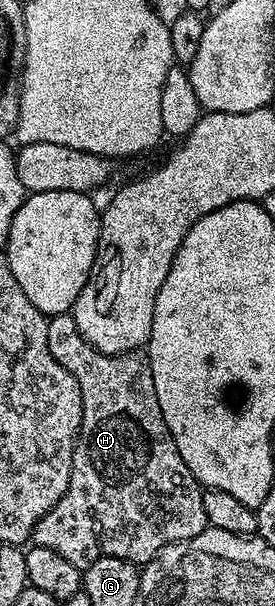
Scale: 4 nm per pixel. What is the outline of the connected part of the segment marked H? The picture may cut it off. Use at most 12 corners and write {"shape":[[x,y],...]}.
{"shape":[[73,313],[48,350],[80,388],[65,496],[35,546],[145,564],[208,529],[145,353]]}

